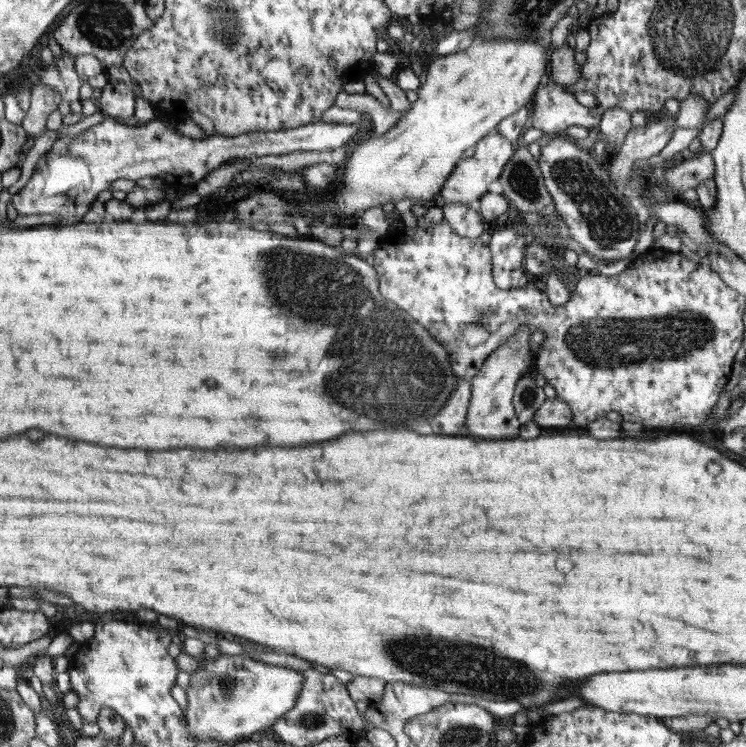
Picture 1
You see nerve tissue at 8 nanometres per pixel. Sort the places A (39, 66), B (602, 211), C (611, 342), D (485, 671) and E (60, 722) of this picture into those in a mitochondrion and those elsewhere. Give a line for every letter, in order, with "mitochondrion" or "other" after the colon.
A: other
B: mitochondrion
C: mitochondrion
D: mitochondrion
E: other

